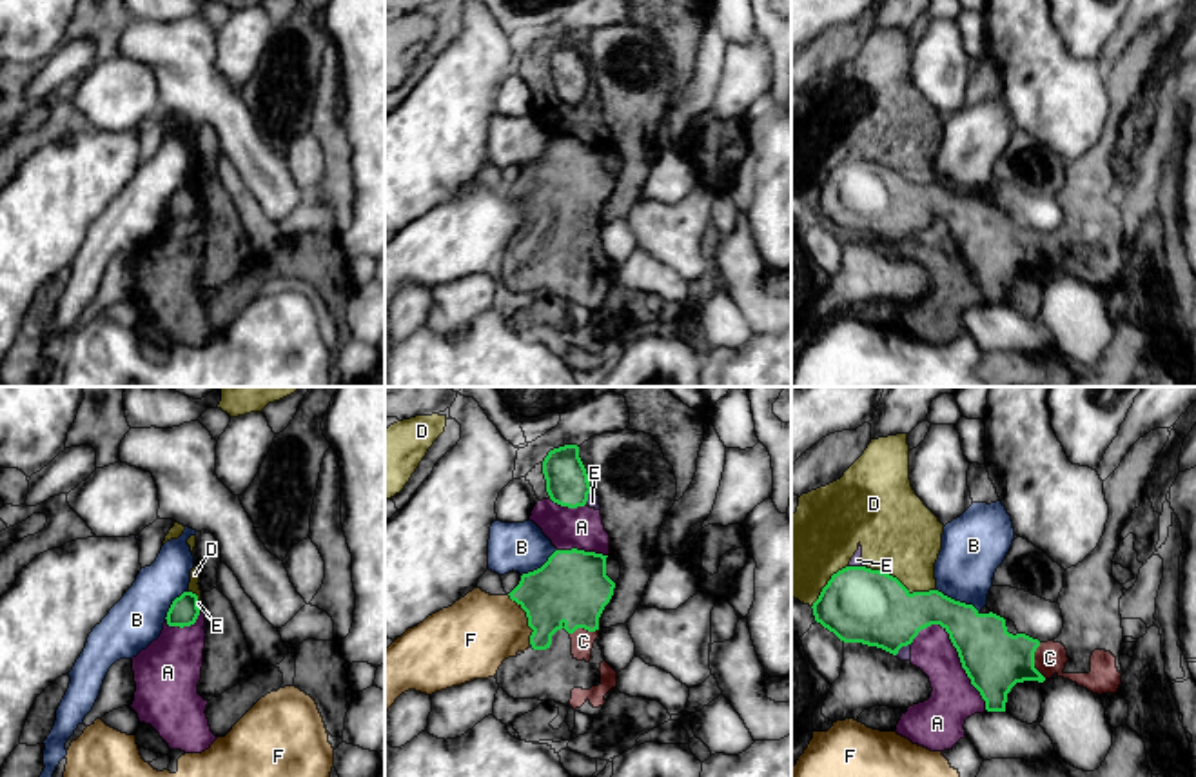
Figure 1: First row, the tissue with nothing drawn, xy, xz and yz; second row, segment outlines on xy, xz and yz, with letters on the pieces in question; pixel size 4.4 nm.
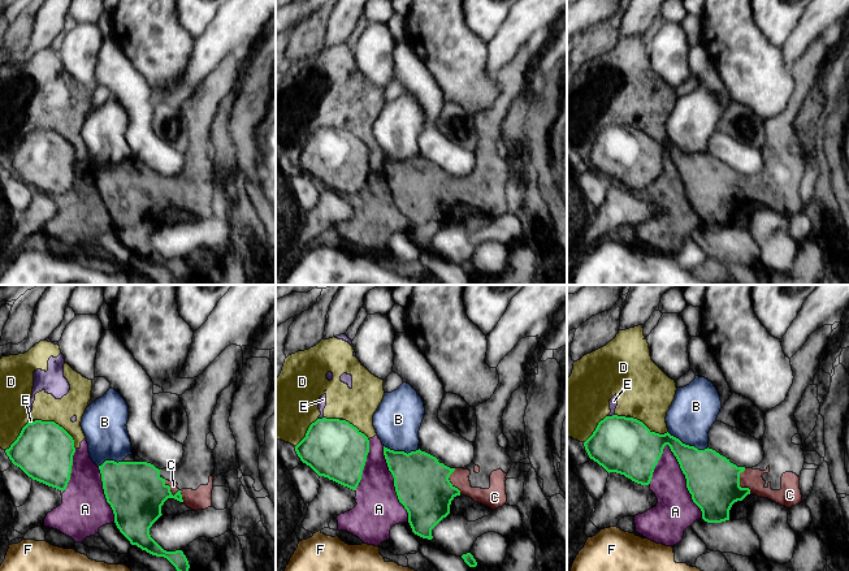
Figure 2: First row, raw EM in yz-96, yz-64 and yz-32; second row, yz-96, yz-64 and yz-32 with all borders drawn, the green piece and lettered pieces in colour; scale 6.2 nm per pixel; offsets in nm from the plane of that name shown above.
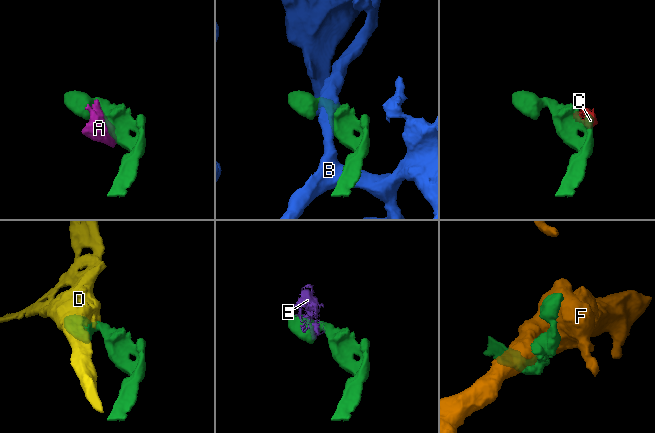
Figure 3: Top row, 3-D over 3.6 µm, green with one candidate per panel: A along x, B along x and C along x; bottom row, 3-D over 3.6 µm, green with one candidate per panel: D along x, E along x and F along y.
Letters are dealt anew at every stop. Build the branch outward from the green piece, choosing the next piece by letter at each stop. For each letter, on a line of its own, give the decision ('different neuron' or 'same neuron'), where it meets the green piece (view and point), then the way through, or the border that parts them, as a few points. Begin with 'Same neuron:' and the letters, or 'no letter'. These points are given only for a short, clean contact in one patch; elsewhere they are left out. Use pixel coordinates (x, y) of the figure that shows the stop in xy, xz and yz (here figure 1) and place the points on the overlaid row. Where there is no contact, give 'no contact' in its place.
Same neuron: C
A: different neuron; meets green in yz at (959, 656)
B: different neuron; meets green in yz at (959, 601)
C: same neuron; meets green in yz at (1033, 661)
D: different neuron; meets green in yz at (908, 590)
E: different neuron; meets green in yz at (857, 567)
F: different neuron; meets green in xz at (529, 619)

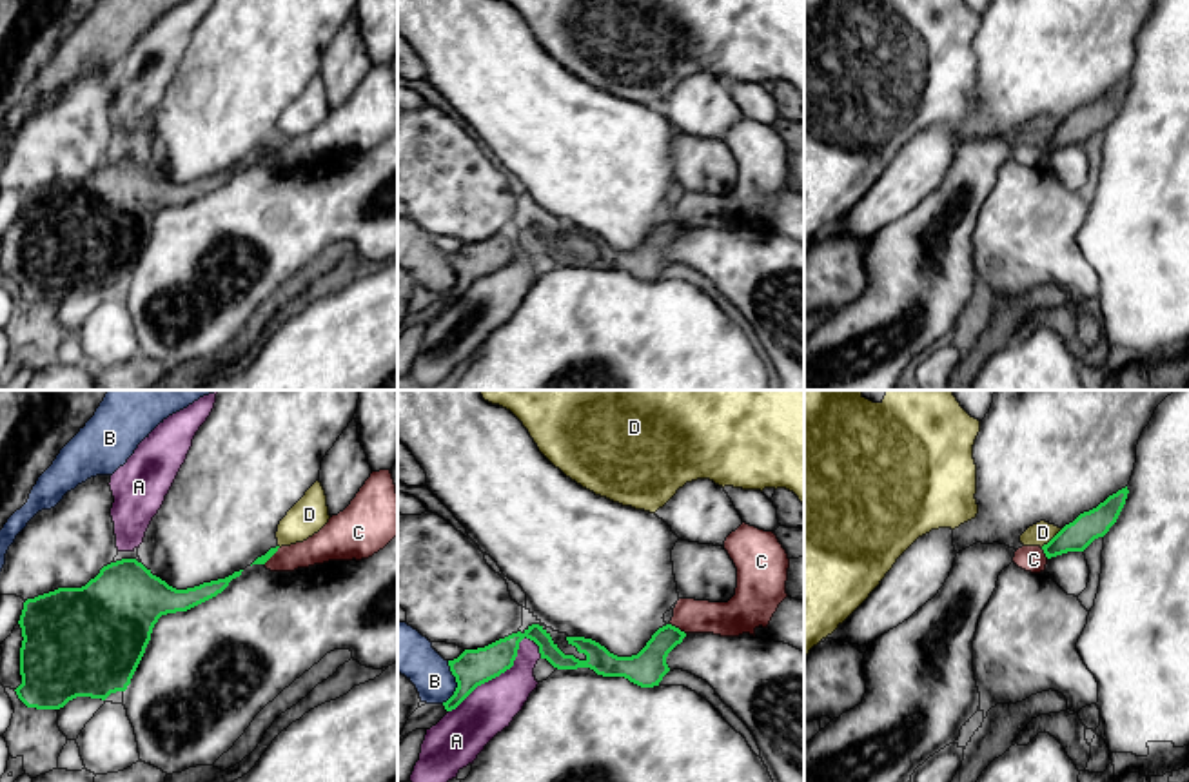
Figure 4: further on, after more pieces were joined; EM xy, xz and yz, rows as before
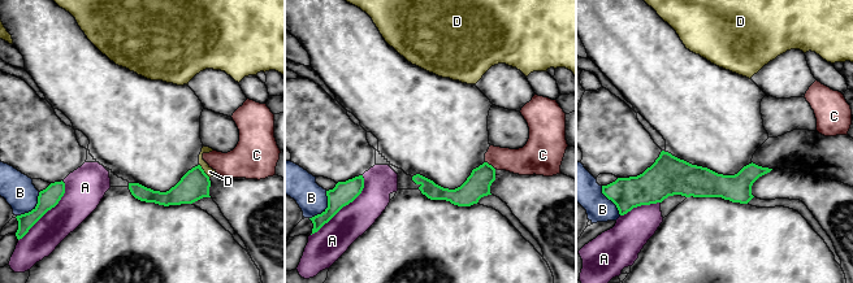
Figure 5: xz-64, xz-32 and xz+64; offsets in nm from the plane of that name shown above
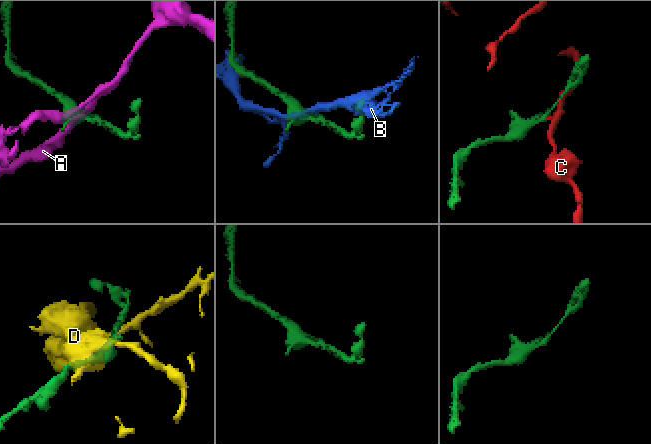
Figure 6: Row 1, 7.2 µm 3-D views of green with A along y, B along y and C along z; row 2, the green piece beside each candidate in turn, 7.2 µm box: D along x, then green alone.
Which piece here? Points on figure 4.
Same neuron: no letter
A: different neuron; meets green in xz at (501, 672)
B: different neuron; meets green in xz at (456, 681)
C: different neuron; meets green in xz at (678, 628); border along xz (670, 623), (685, 634)
D: different neuron; meets green in yz at (1053, 537); border along yz (1062, 528), (1041, 547)

